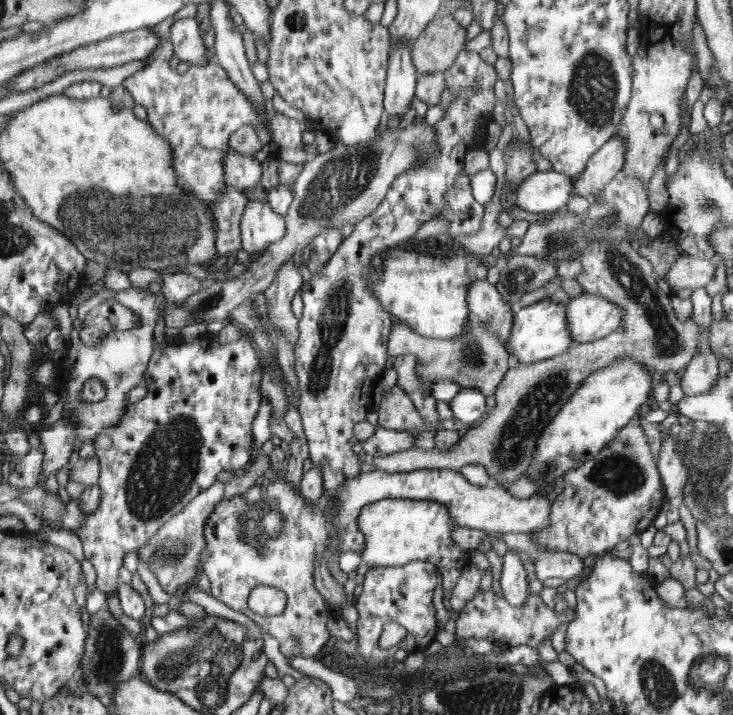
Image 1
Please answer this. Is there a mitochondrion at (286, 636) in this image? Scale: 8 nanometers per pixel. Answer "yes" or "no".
no

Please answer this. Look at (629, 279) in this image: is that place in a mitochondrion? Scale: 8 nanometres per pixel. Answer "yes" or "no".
yes

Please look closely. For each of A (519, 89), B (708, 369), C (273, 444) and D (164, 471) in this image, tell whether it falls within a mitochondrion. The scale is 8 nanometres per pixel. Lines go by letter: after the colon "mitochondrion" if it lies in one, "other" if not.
A: other
B: other
C: other
D: mitochondrion

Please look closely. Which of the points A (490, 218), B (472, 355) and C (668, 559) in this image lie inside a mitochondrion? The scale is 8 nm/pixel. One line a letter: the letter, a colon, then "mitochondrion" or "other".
A: other
B: mitochondrion
C: other

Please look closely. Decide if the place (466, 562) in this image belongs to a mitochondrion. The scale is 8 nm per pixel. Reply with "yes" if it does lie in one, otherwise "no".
no

